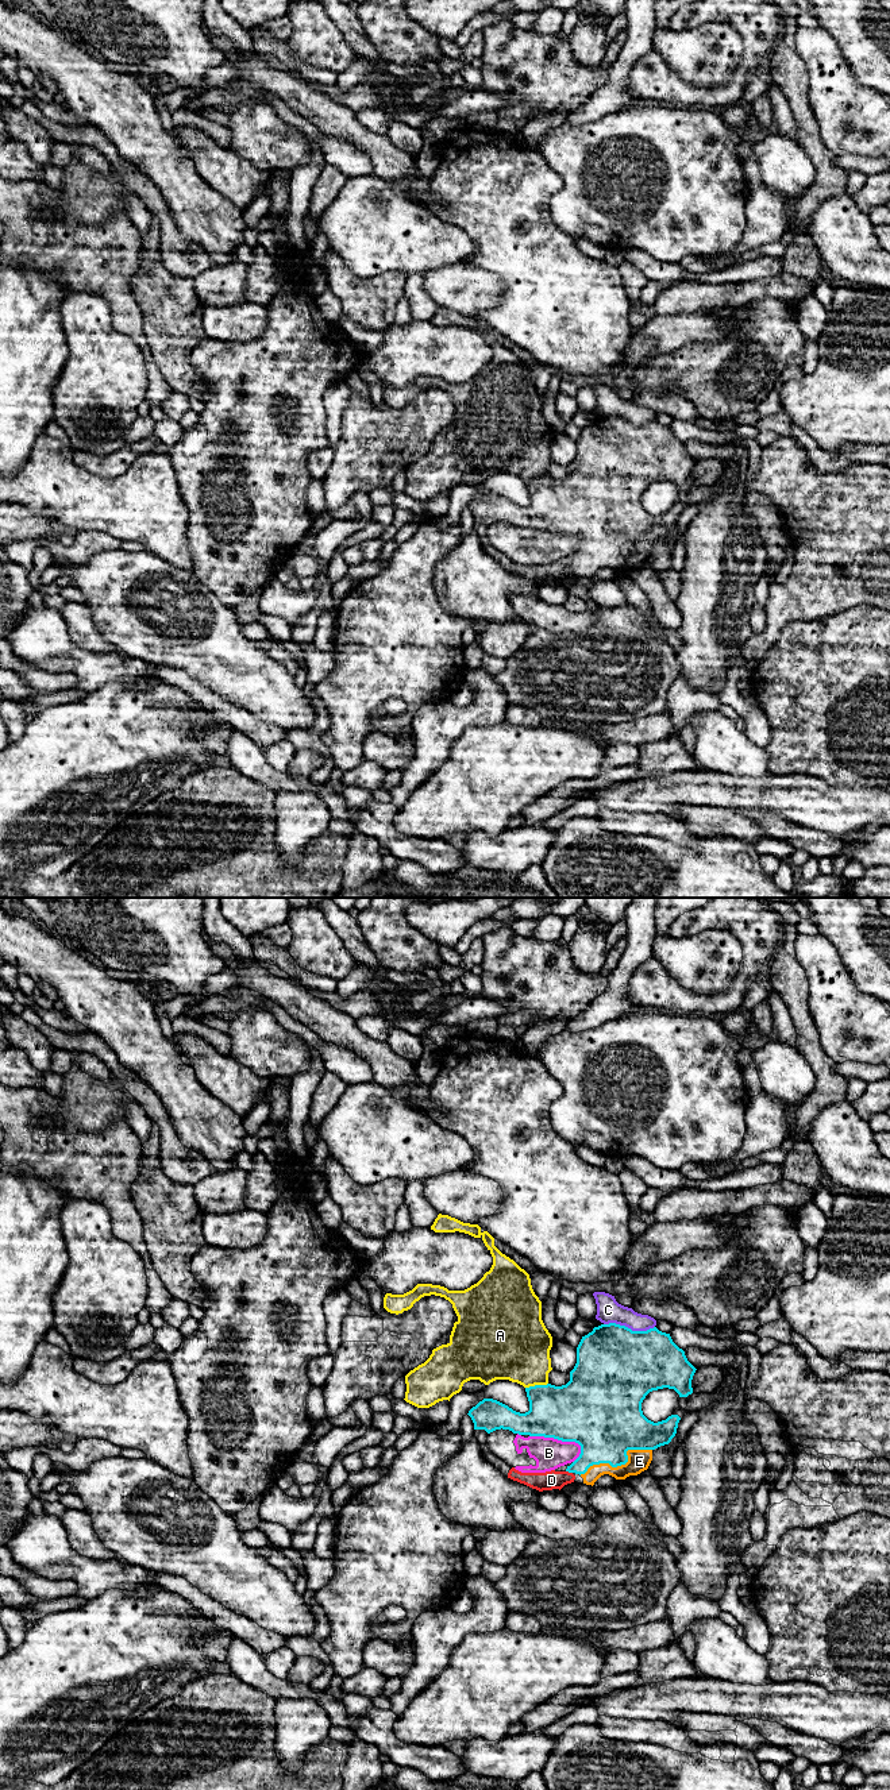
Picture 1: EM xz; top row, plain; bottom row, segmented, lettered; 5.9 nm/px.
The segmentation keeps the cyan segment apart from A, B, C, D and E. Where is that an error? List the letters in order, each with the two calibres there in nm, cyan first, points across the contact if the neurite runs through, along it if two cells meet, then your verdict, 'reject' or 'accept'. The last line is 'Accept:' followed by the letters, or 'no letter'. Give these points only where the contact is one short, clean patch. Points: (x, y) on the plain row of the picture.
A: calibres 340 and 380 nm; reject
B: calibres 400 and 190 nm; reject
C: calibres 480 and 140 nm; reject
D: calibres 240 and 110 nm; accept
E: calibres 380 and 130 nm; accept
Accept: D, E

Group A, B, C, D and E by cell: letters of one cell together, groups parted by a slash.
A B / C / D E

